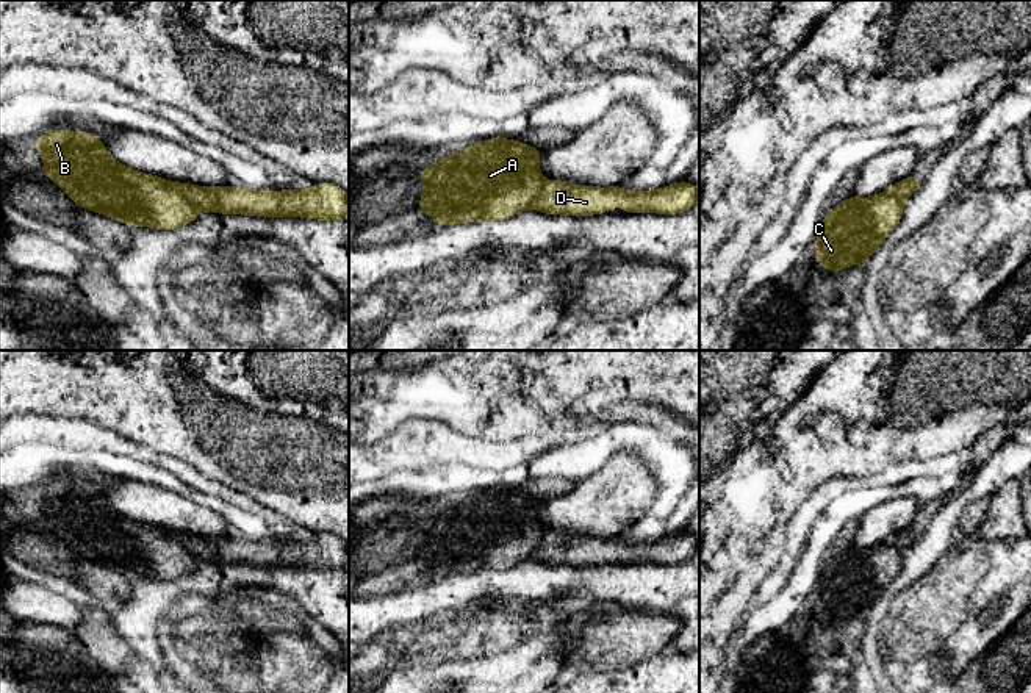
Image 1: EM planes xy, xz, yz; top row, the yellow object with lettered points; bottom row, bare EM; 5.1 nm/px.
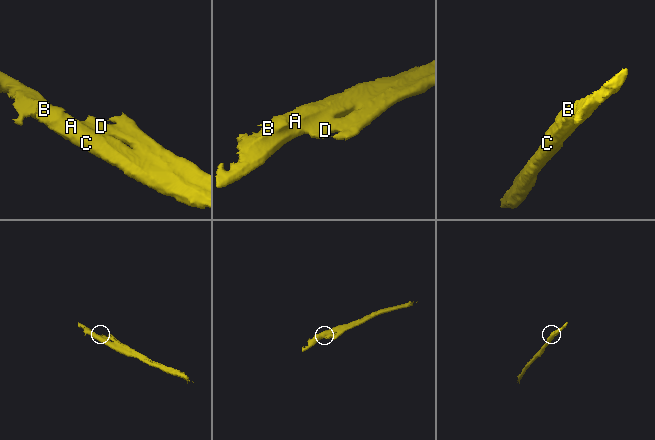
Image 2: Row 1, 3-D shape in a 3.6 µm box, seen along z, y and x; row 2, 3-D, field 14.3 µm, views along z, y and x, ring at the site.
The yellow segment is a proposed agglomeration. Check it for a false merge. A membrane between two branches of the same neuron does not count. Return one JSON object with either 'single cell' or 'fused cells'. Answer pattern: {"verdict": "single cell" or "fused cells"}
{"verdict": "fused cells"}

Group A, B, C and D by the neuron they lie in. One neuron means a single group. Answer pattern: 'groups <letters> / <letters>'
groups A B C / D

